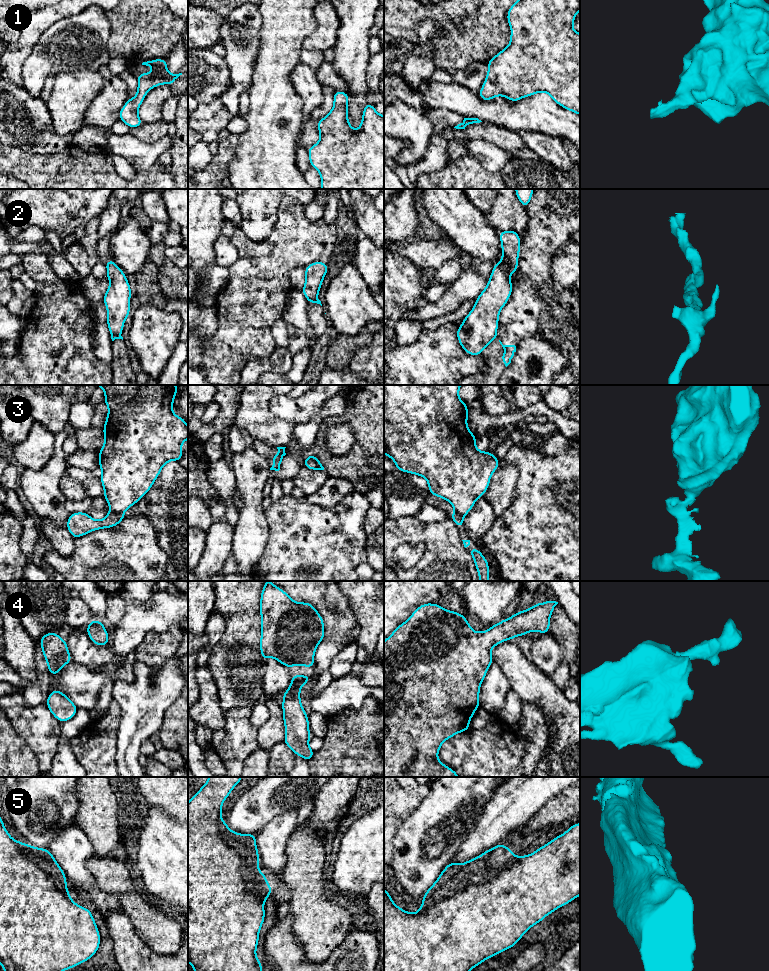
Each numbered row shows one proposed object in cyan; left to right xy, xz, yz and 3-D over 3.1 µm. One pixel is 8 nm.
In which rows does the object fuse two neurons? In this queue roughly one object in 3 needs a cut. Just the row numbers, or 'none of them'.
2, 3, 5

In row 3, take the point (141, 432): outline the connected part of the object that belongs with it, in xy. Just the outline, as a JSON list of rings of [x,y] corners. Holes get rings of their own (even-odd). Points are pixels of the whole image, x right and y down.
[[[96,385],[96,387],[104,390],[103,403],[109,409],[102,428],[105,441],[98,452],[103,496],[111,512],[124,512],[149,492],[167,462],[182,459],[182,443],[188,439],[188,426],[185,423],[187,419],[173,413],[173,402],[178,392],[176,385]]]

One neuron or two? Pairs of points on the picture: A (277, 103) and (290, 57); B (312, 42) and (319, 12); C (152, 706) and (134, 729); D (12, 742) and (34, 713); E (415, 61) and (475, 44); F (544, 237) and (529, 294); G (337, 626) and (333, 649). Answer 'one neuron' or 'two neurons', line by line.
A: one neuron
B: one neuron
C: one neuron
D: two neurons
E: two neurons
F: one neuron
G: two neurons

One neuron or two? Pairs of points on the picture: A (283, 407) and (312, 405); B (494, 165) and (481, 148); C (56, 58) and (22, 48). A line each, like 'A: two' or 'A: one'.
A: one
B: one
C: two

